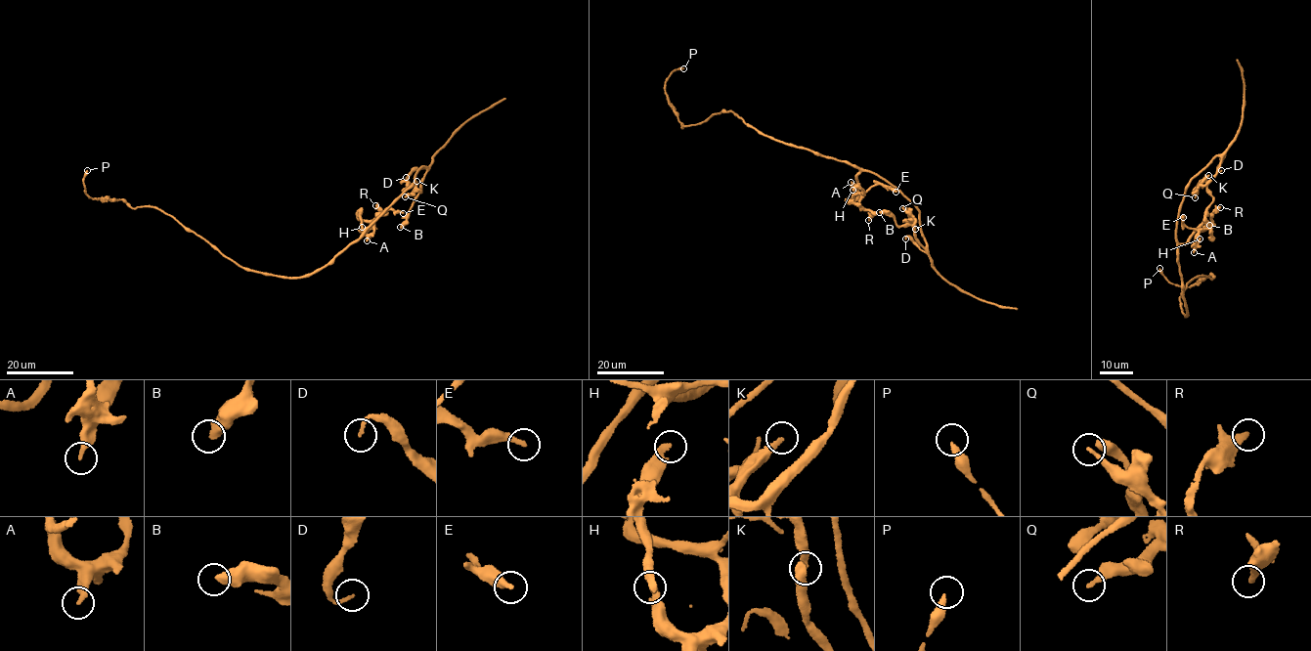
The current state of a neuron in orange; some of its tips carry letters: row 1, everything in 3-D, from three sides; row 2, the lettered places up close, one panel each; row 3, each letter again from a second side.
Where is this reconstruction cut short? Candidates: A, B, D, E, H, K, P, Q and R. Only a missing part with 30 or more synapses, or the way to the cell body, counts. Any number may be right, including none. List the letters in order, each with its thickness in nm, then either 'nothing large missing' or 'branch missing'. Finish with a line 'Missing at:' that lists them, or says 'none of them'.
A: 300 nm thick; nothing large missing
B: 480 nm thick; nothing large missing
D: 140 nm thick; nothing large missing
E: 280 nm thick; nothing large missing
H: 280 nm thick; nothing large missing
K: 300 nm thick; nothing large missing
P: 300 nm thick; nothing large missing
Q: 220 nm thick; nothing large missing
R: 320 nm thick; nothing large missing
Missing at: none of them

